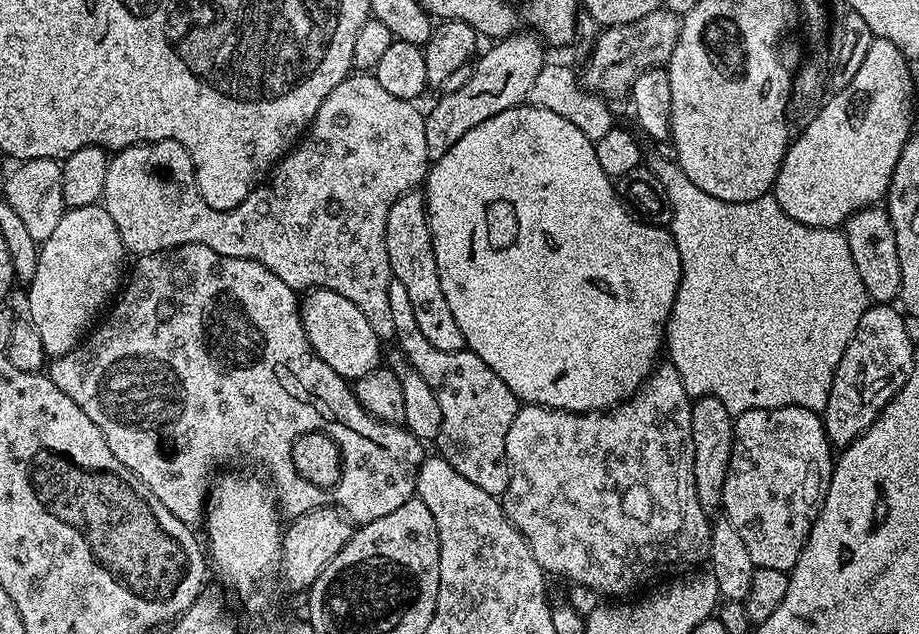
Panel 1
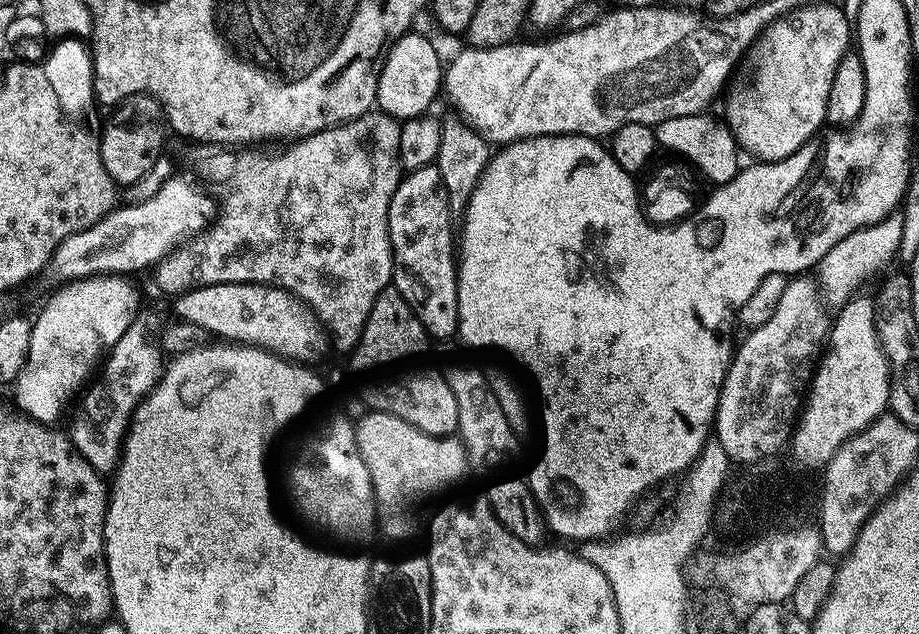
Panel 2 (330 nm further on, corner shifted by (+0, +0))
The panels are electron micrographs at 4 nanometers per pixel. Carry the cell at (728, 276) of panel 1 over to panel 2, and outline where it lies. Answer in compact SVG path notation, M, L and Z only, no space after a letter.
M900 214L888 216L882 222L871 224L857 232L851 232L838 246L831 248L818 265L821 289L829 288L832 292L845 292L846 297L852 298L860 291L859 288L875 274L879 268L884 268L888 263L895 261L898 256L899 243L902 240L903 218Z

